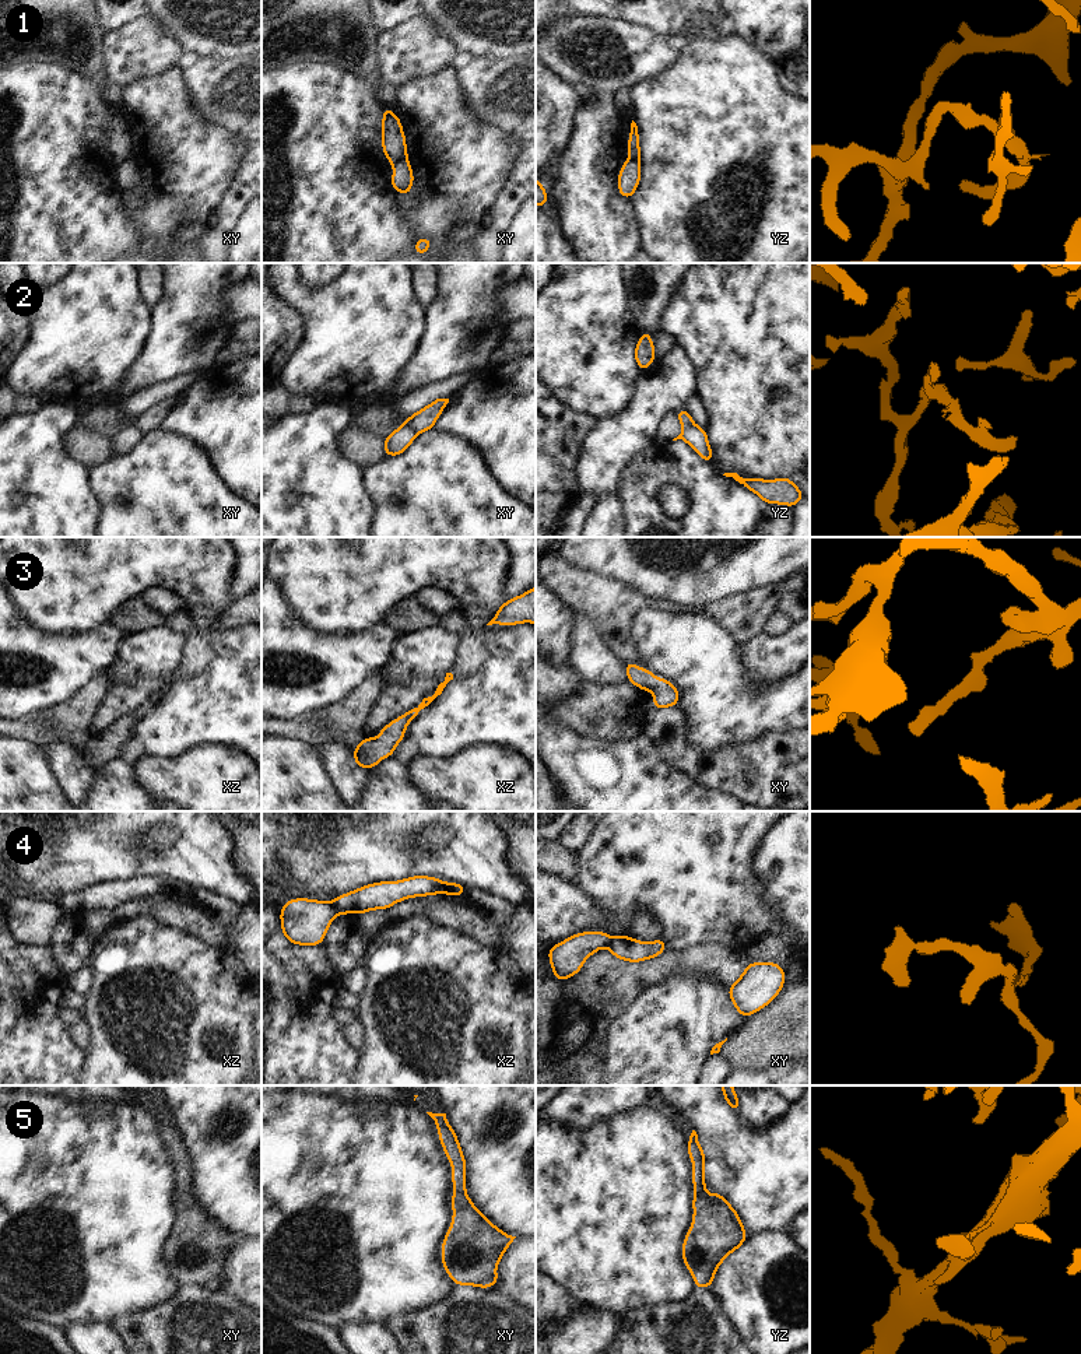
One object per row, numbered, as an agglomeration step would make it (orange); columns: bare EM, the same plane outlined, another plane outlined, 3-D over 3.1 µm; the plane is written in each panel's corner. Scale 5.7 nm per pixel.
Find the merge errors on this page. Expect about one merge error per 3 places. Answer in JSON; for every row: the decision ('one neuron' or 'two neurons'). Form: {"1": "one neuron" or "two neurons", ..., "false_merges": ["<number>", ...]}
{"1": "two neurons", "2": "two neurons", "3": "one neuron", "4": "two neurons", "5": "one neuron", "false_merges": ["1", "2", "4"]}

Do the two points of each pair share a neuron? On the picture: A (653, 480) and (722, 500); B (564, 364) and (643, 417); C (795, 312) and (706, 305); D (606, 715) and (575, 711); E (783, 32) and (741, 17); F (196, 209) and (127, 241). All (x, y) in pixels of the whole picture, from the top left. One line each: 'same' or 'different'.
A: same
B: different
C: same
D: same
E: same
F: different

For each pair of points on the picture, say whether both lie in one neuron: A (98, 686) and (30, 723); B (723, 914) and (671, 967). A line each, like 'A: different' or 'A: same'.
A: same
B: different

